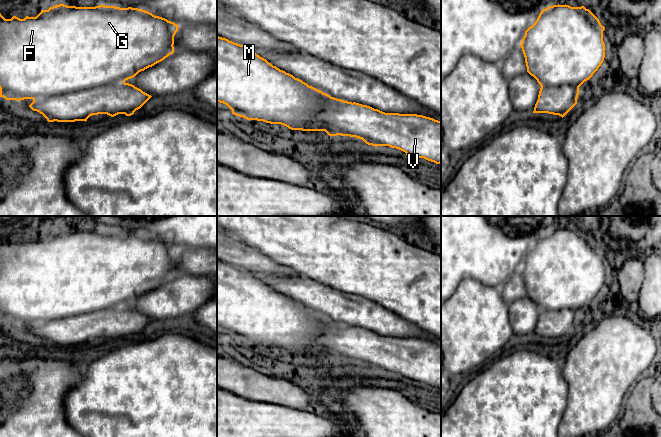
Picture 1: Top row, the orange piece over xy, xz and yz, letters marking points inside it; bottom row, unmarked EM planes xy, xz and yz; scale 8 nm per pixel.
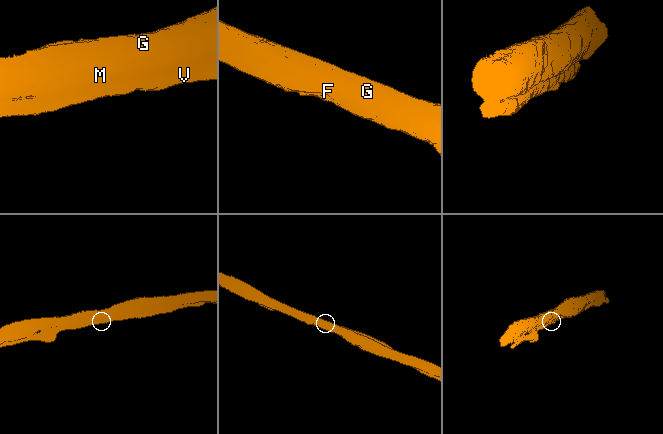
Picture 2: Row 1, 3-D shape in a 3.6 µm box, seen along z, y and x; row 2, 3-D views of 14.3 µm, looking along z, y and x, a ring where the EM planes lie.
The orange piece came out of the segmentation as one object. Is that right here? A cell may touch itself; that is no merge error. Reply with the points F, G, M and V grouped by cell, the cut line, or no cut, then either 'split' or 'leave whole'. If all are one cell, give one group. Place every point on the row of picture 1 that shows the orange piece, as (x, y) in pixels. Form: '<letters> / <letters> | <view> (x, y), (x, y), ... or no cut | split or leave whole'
F G M / V | xy (124, 81), (33, 100) | split

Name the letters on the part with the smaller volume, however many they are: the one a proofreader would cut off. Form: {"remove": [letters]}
{"remove": ["V"]}

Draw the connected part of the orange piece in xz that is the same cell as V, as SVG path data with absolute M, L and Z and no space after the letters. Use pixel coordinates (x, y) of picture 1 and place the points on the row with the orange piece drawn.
M322 94L322 108L315 121L330 127L341 136L362 139L372 146L389 146L406 153L410 158L424 158L441 163L441 121L417 114L385 113L367 105L348 102Z

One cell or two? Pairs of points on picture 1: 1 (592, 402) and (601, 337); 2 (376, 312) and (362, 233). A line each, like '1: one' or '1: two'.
1: one
2: two

